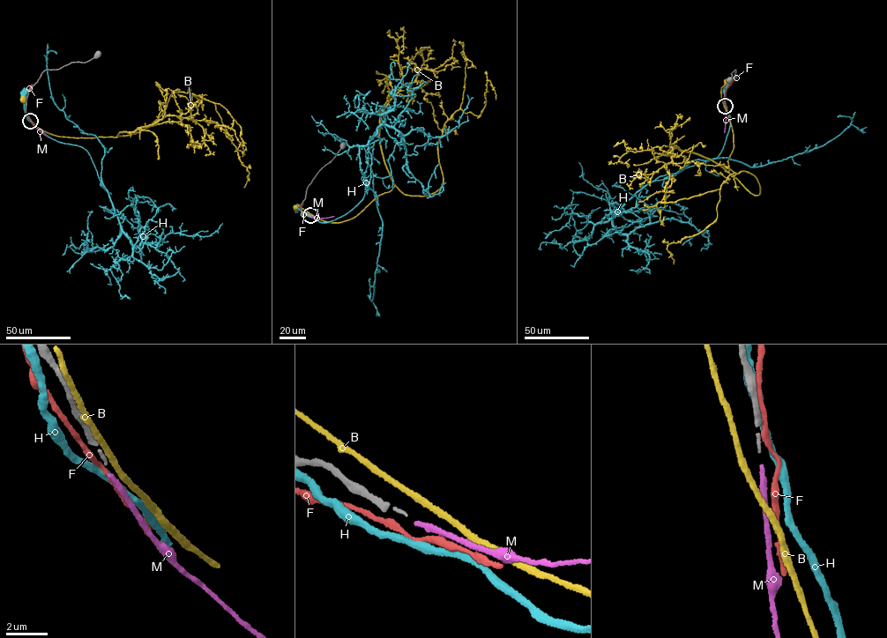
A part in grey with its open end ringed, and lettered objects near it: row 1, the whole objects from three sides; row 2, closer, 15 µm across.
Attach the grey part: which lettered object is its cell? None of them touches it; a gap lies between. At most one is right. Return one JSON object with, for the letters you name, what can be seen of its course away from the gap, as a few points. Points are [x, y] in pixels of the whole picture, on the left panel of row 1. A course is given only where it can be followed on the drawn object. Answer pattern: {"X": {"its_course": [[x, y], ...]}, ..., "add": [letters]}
{"M": {"its_course": [[30, 121], [48, 137]]}, "add": ["M"]}

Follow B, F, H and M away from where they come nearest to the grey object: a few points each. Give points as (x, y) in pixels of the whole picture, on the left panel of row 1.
B: (31, 121), (26, 112), (26, 104), (23, 98)
F: (30, 120), (25, 107), (32, 84)
H: (29, 121), (24, 107), (26, 93)
M: (30, 121), (48, 137)

